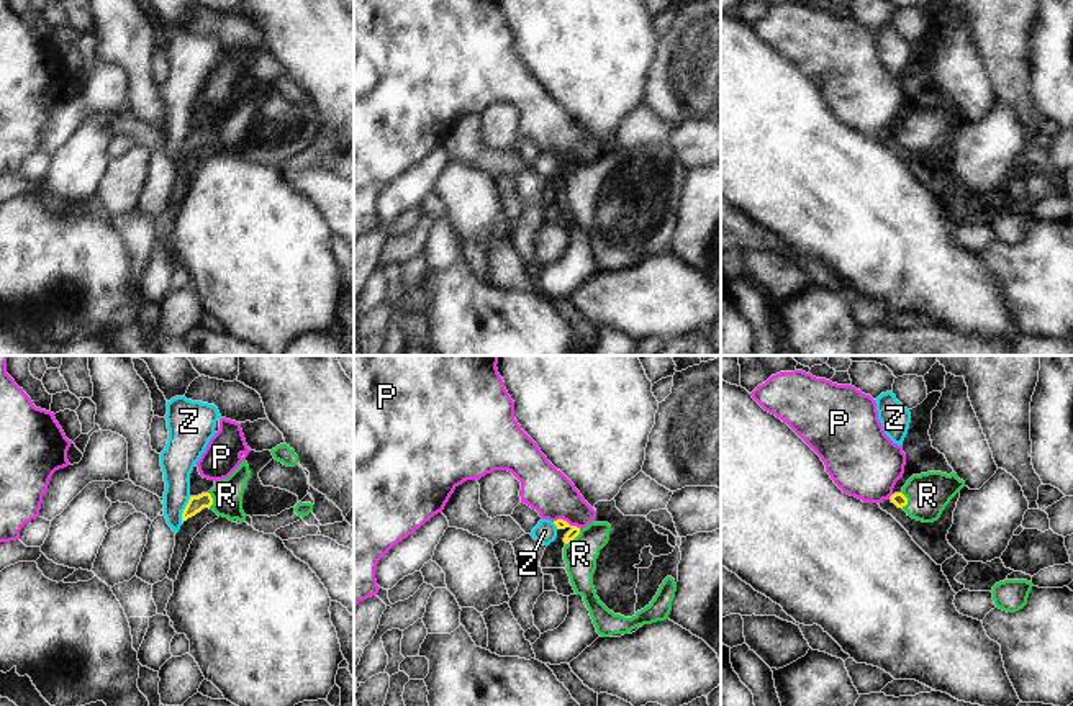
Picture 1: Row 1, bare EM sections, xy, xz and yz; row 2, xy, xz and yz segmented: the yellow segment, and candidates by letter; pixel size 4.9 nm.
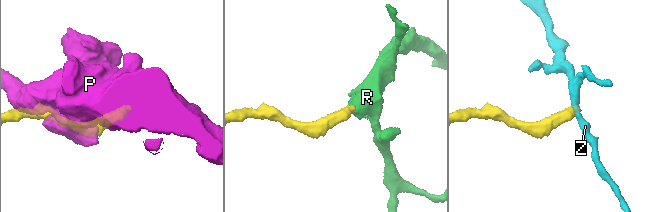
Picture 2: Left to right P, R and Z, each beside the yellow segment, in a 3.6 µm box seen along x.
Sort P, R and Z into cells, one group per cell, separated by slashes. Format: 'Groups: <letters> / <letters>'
Groups: P / R / Z

